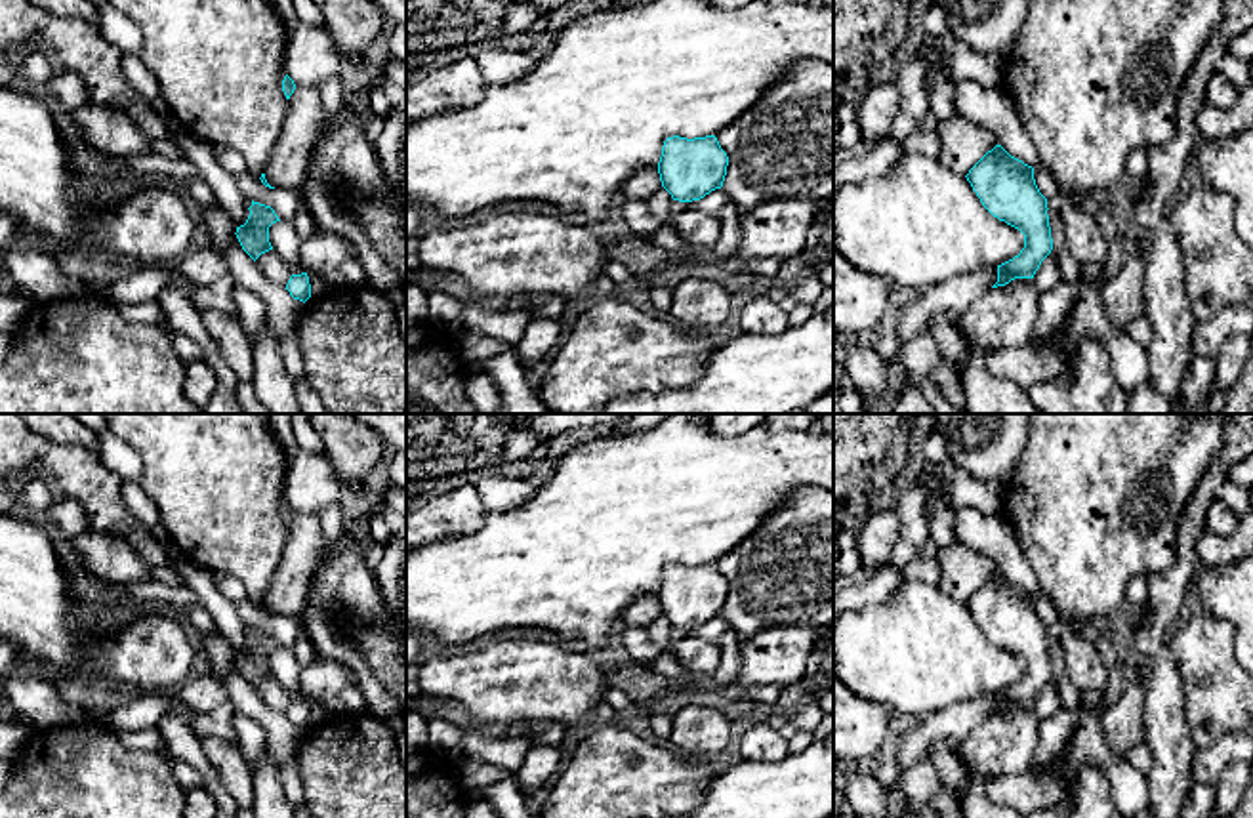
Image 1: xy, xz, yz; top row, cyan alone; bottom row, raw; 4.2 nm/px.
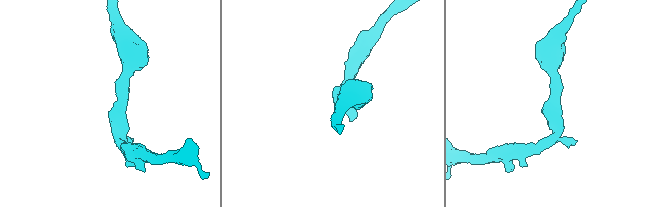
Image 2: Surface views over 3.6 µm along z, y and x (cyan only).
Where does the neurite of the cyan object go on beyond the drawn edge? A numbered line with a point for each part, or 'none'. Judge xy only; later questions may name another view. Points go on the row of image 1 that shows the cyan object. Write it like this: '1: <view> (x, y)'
none

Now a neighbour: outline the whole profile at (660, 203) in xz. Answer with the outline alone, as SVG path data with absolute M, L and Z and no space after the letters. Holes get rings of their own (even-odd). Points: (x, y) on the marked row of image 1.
M662 187L647 200L647 208L658 223L668 223L673 202L671 194Z

